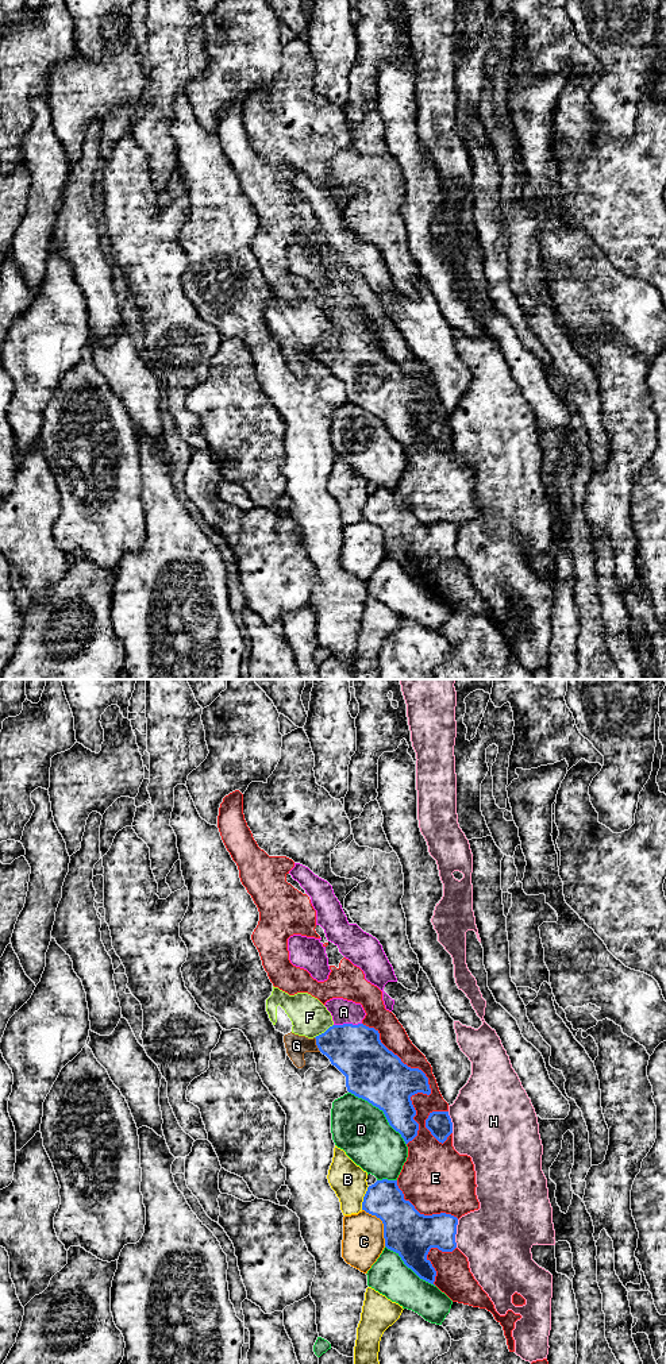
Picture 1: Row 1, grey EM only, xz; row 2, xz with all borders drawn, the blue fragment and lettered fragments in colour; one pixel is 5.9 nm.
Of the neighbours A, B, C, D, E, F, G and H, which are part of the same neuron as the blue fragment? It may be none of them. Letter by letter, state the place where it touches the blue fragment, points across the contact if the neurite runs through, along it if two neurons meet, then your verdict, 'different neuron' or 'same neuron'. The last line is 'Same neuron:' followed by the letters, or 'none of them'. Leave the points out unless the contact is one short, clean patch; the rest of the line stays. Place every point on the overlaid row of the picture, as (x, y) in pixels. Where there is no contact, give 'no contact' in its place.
A: xz (347, 1024) | same neuron
B: xz (364, 1198) | different neuron
C: xz (382, 1222) | different neuron
D: xz (382, 1110) | different neuron
E: xz (427, 1083) | different neuron
F: xz (324, 1032) | along xz (332, 1024), (315, 1037) | different neuron
G: xz (316, 1044) | different neuron
H: xz (455, 1233) | different neuron
Same neuron: A

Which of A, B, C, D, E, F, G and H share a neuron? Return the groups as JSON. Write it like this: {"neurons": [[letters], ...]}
{"neurons": [["A"], ["B"], ["C"], ["D"], ["E"], ["F", "G"], ["H"]]}

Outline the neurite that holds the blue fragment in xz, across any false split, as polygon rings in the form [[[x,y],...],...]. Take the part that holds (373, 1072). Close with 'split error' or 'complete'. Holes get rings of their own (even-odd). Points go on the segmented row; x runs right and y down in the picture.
[[[332,998],[324,1006],[331,1013],[334,1025],[315,1037],[319,1051],[346,1076],[347,1091],[382,1110],[389,1125],[408,1144],[419,1130],[411,1097],[417,1093],[431,1094],[428,1078],[421,1070],[408,1067],[389,1051],[381,1043],[378,1030],[362,1024],[366,1013],[361,1003]]] | split error

